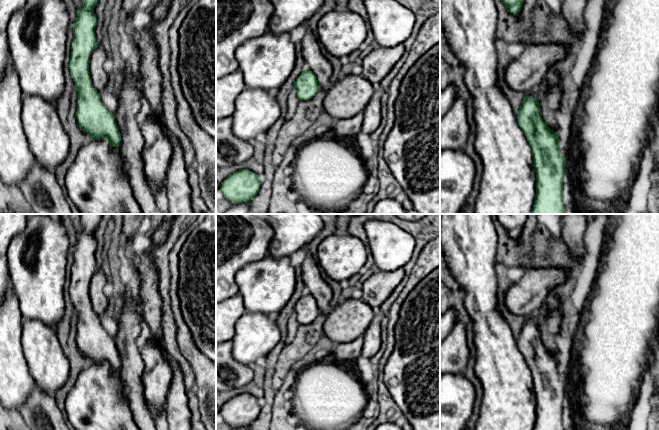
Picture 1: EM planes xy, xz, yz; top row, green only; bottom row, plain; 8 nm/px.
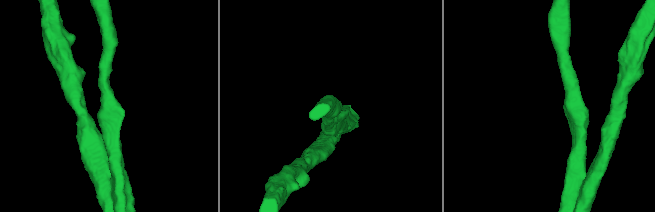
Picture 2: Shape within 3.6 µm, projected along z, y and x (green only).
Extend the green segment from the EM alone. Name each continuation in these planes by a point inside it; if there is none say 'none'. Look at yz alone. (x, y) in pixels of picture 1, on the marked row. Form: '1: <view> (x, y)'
none

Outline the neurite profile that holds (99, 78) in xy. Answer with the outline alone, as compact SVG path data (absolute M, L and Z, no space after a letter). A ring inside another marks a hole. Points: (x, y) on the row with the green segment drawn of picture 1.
M100 46L97 47L92 52L90 63L89 63L89 72L93 87L98 93L105 89L109 76L105 72L103 65L108 57L105 50Z

